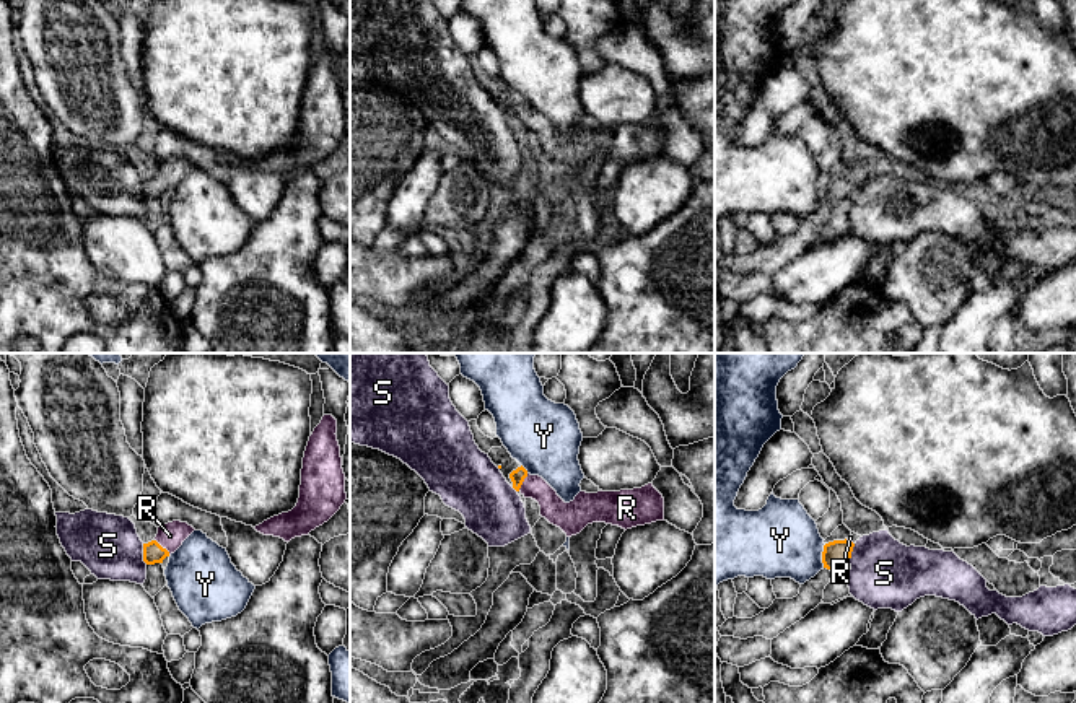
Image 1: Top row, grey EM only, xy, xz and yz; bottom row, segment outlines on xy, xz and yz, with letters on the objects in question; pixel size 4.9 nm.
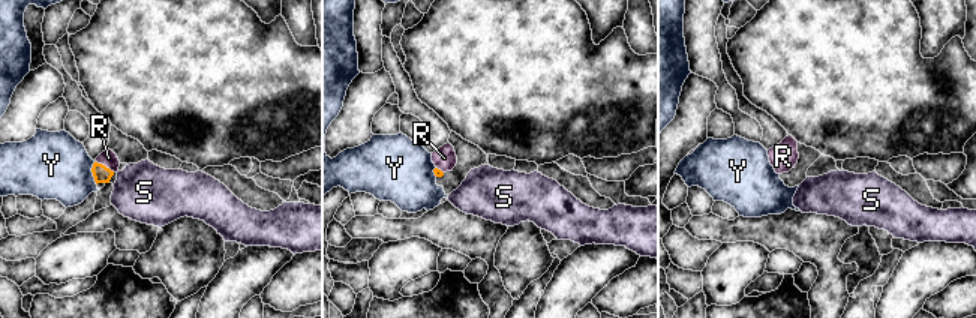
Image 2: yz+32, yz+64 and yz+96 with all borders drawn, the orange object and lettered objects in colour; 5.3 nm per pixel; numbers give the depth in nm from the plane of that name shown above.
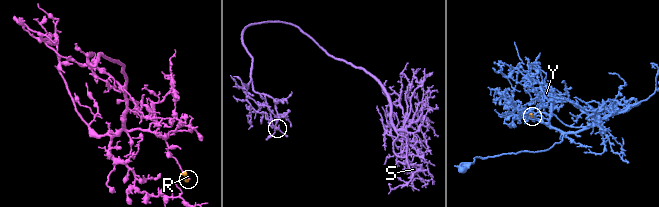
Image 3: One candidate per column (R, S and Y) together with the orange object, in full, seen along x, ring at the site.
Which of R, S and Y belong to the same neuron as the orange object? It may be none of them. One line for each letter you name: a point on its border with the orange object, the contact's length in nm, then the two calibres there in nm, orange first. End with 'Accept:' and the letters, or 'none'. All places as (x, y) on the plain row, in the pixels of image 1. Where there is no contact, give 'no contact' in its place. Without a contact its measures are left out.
R: meets orange in xz at (523, 116); contact 100 nm long; 70 nm thick on the orange side, 130 nm on the other
Accept: R

